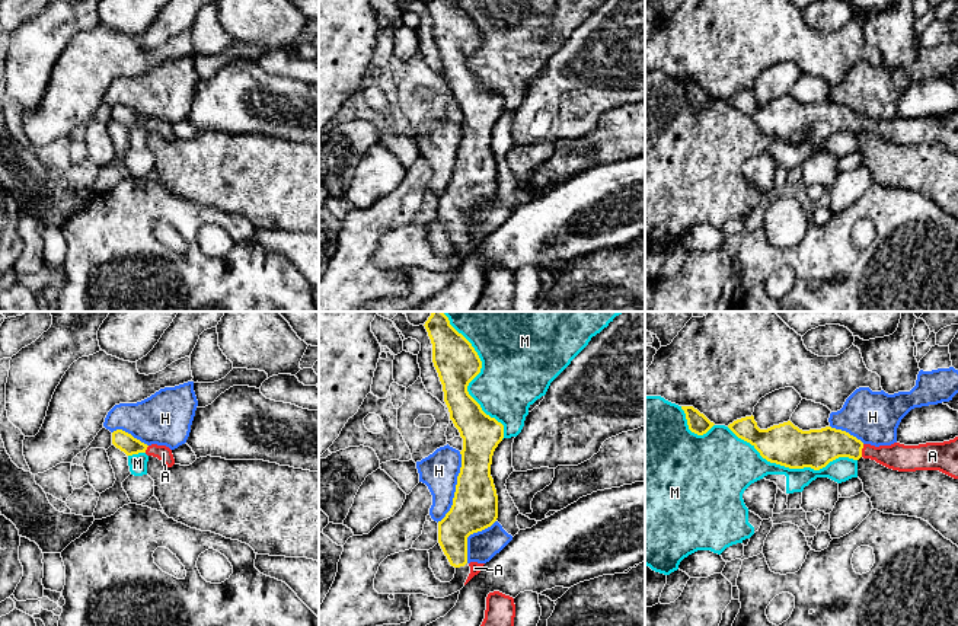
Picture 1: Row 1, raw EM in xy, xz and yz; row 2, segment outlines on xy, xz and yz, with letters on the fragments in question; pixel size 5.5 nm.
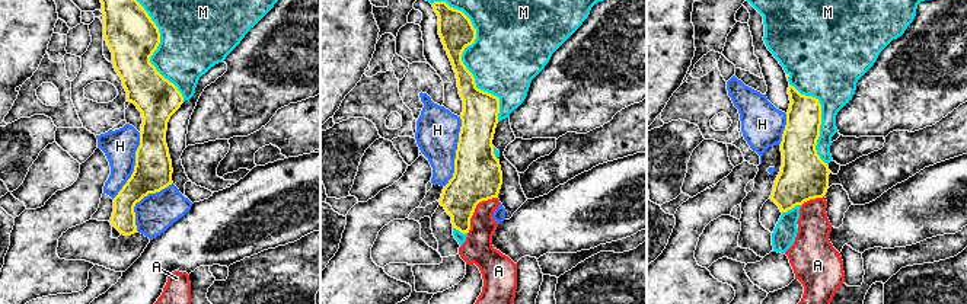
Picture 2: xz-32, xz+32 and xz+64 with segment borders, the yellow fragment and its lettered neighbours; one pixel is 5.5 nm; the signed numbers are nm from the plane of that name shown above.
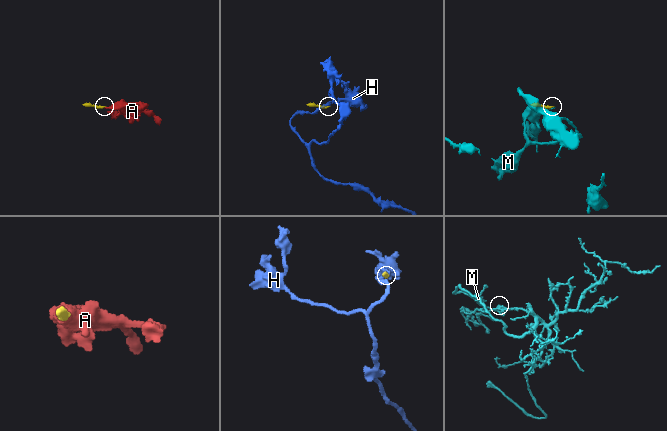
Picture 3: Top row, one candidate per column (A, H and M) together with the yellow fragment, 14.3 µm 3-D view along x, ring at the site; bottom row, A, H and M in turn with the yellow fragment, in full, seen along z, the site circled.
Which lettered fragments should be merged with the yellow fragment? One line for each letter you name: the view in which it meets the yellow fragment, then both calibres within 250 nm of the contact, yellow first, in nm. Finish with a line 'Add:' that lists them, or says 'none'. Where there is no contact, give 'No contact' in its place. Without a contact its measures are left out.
A: Touches yellow in yz. Thickness 220 nm (yellow) against 150 nm
Add: A

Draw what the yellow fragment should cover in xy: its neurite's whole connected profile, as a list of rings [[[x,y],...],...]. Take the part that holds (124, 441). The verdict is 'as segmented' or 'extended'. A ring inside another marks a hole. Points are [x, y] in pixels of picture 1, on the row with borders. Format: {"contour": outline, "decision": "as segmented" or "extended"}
{"contour": [[[122,429],[112,432],[112,444],[127,456],[146,453],[147,456],[157,457],[167,467],[172,467],[175,464],[175,459],[169,447],[157,444],[147,445]]], "decision": "extended"}

